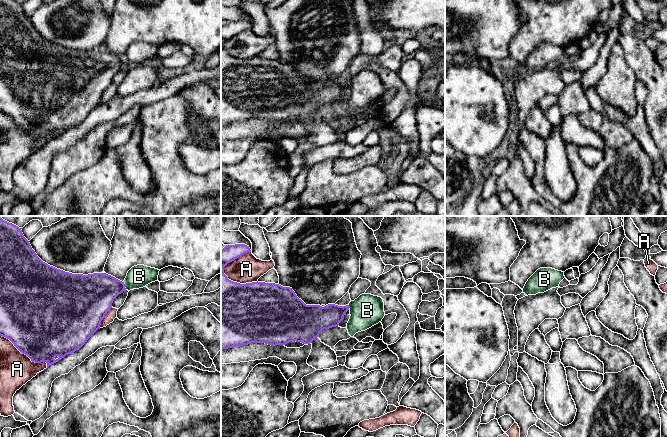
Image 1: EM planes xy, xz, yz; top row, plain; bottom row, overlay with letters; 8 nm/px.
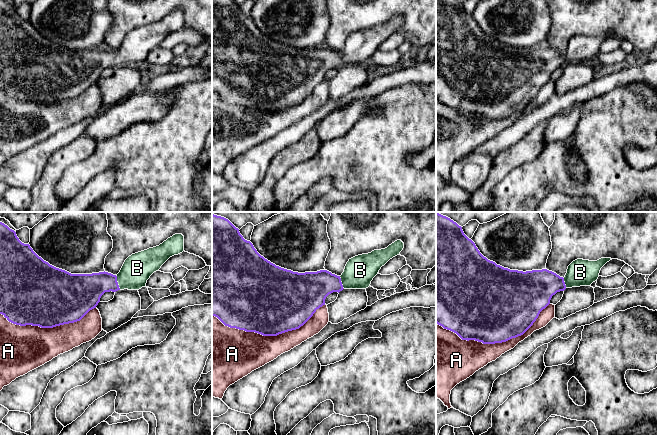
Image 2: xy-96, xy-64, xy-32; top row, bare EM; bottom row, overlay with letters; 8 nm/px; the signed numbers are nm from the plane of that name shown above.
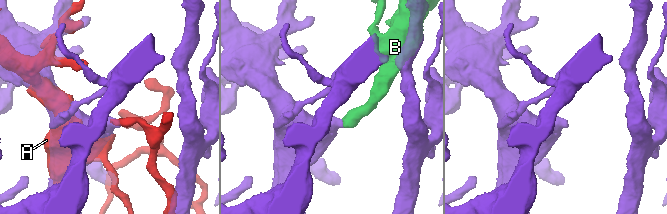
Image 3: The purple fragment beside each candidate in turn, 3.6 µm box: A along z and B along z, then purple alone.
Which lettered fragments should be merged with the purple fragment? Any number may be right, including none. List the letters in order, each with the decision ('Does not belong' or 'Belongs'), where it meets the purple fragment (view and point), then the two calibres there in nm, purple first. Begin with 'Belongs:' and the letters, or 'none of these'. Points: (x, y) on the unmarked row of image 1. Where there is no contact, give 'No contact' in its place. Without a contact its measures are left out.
Belongs: B
A: Does not belong. Touches purple at xz (230, 37). Thickness 220 nm (purple) against 220 nm
B: Belongs. Touches purple at xy (124, 62). Thickness 320 nm (purple) against 180 nm

